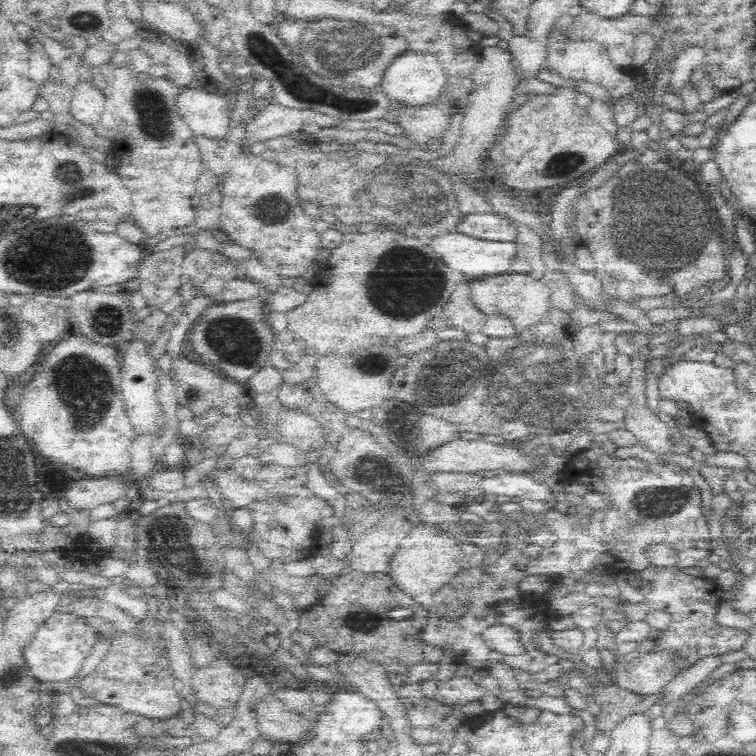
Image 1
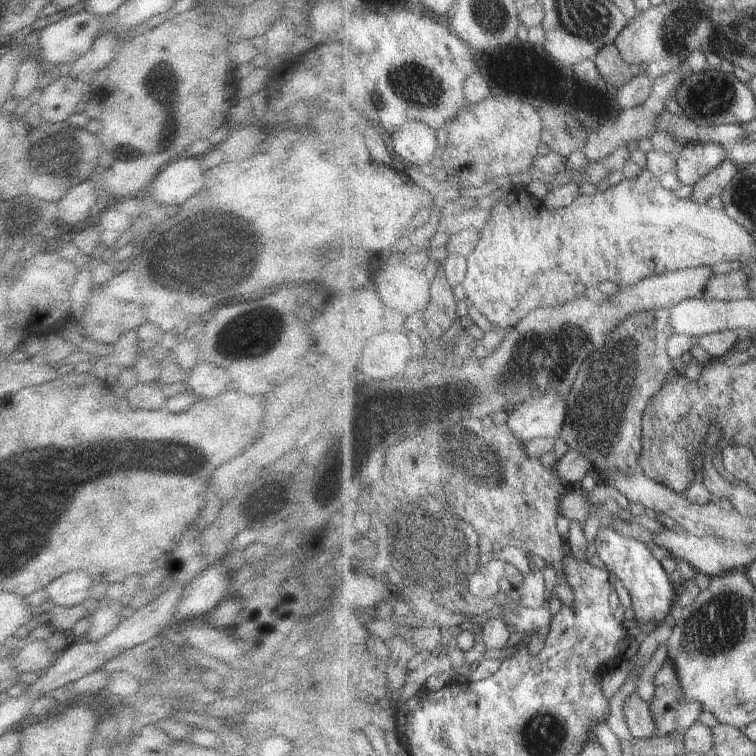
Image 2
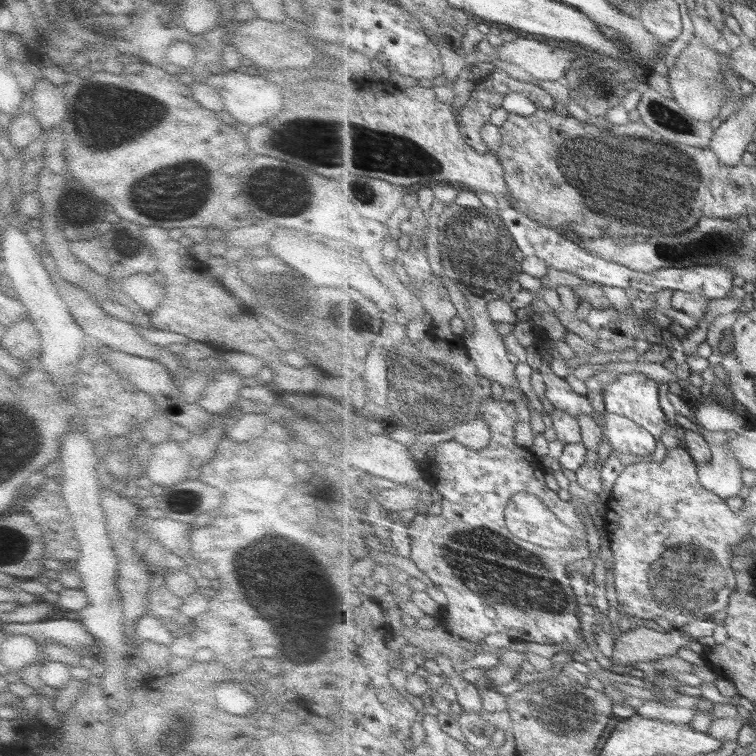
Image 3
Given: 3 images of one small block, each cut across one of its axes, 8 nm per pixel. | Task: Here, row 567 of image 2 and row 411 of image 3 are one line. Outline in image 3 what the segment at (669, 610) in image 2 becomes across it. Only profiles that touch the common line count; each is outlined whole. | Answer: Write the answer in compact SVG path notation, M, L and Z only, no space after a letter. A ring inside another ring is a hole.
M637 372L613 375L614 380L603 388L602 401L607 412L626 416L646 428L653 436L661 436L663 432L674 433L675 425L669 425L665 420L665 414L659 406L659 382L649 378L645 373Z

